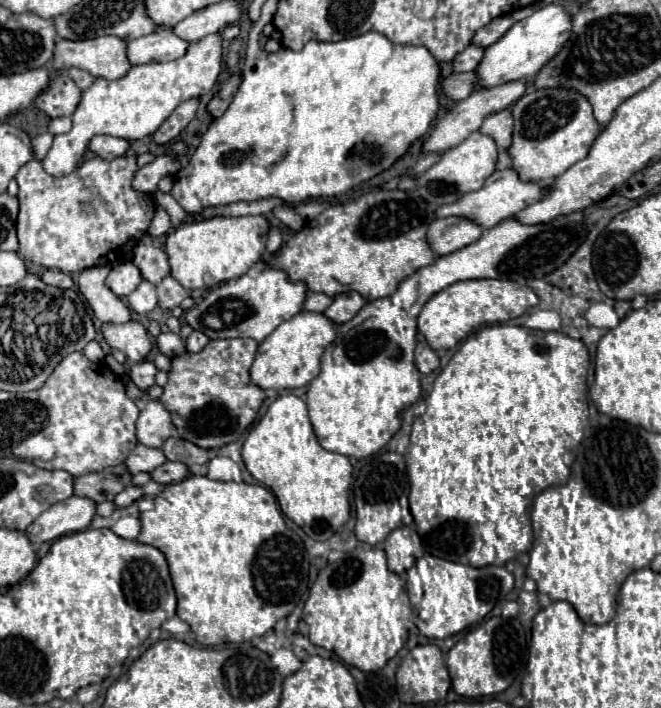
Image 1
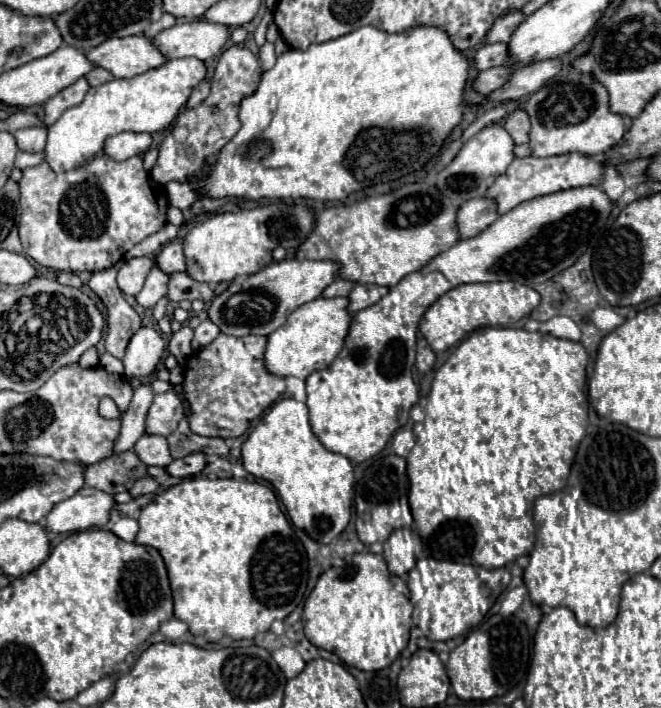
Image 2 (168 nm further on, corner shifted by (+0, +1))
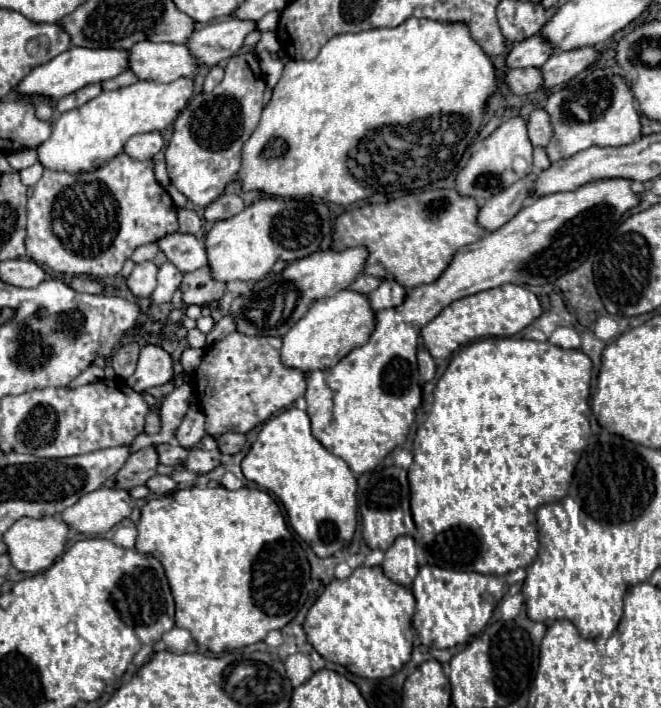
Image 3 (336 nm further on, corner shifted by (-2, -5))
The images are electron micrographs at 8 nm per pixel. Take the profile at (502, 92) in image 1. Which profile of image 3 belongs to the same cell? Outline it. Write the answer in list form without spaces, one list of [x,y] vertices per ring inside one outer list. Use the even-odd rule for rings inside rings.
[[[595,46],[575,48],[575,50],[557,50],[543,66],[541,72],[545,76],[545,88],[559,86],[563,82],[569,82],[573,76],[583,72],[587,66],[597,62],[601,58],[601,52]]]

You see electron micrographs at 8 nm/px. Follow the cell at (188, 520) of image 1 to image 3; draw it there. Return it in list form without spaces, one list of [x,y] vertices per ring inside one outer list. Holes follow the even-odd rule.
[[[187,488],[153,498],[141,508],[137,550],[155,556],[167,574],[175,598],[175,624],[191,632],[199,646],[219,654],[265,640],[267,632],[289,624],[307,598],[309,562],[289,532],[275,500],[257,488]]]

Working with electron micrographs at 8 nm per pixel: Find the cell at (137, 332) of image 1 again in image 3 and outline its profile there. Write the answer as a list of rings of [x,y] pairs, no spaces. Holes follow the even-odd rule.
[[[147,344],[141,348],[139,364],[133,376],[127,378],[127,384],[143,392],[153,386],[163,386],[173,380],[173,360],[159,344]]]

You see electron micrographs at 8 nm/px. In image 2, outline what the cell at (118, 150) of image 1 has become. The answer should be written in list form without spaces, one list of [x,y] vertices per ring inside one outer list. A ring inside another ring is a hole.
[[[121,132],[117,136],[111,136],[105,140],[103,152],[109,158],[115,160],[127,160],[131,156],[145,154],[151,146],[151,136],[149,134],[137,134],[137,132]]]

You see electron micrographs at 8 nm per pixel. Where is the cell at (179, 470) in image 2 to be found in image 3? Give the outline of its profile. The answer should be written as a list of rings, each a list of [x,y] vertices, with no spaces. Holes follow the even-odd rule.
[[[205,434],[201,438],[201,442],[191,448],[187,462],[185,462],[185,468],[195,470],[199,474],[207,474],[213,468],[217,468],[219,462],[221,462],[221,452],[217,448],[217,440],[213,436]]]

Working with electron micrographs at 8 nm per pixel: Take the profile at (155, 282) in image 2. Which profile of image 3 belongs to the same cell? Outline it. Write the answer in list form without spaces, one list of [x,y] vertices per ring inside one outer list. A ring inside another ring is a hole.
[[[165,262],[161,268],[159,268],[159,274],[157,274],[157,288],[155,292],[151,294],[151,300],[153,304],[163,304],[163,302],[169,302],[173,292],[179,288],[181,284],[181,278],[183,274],[169,262]]]

